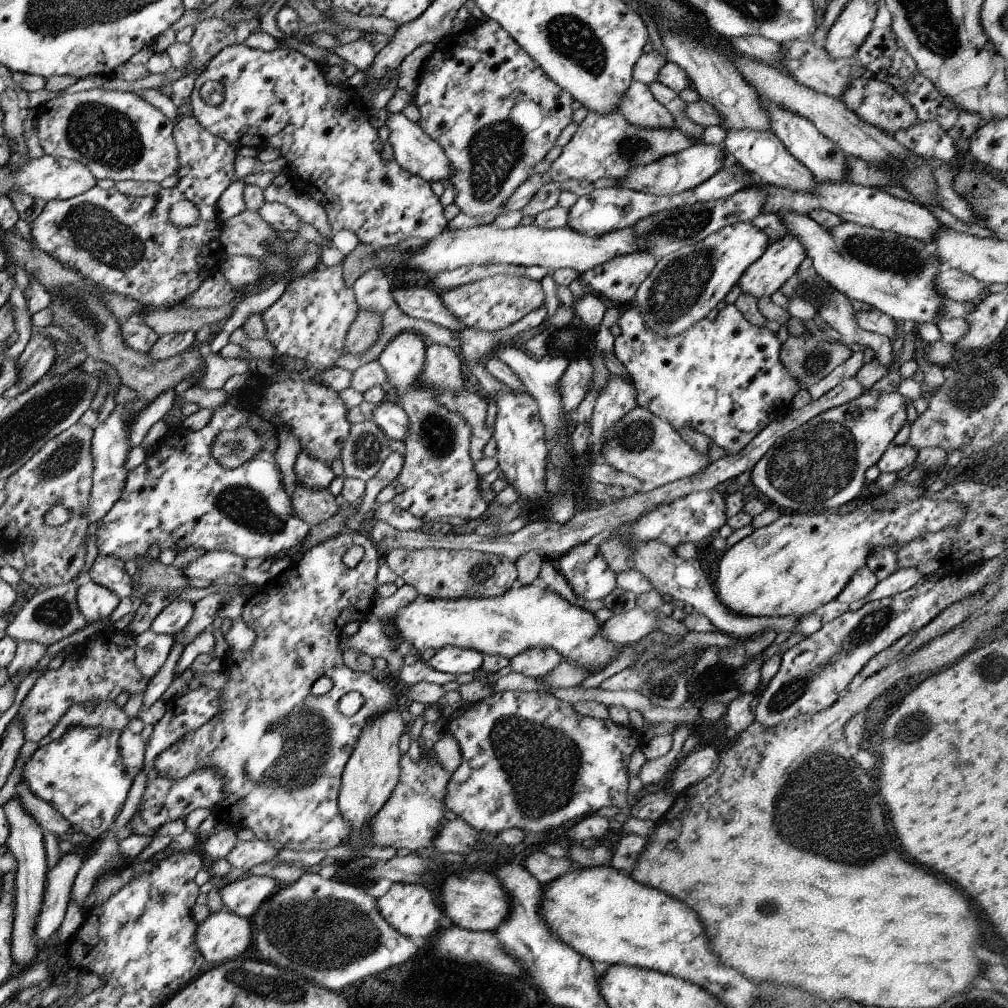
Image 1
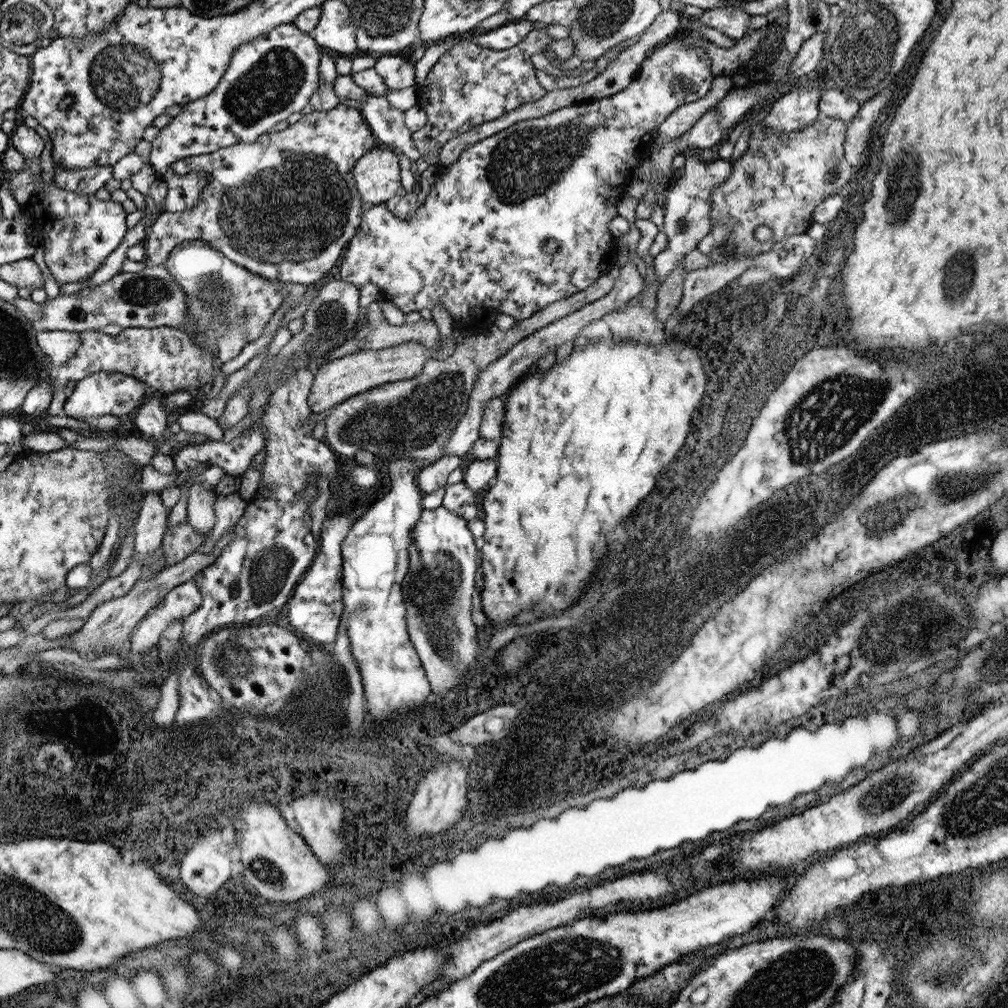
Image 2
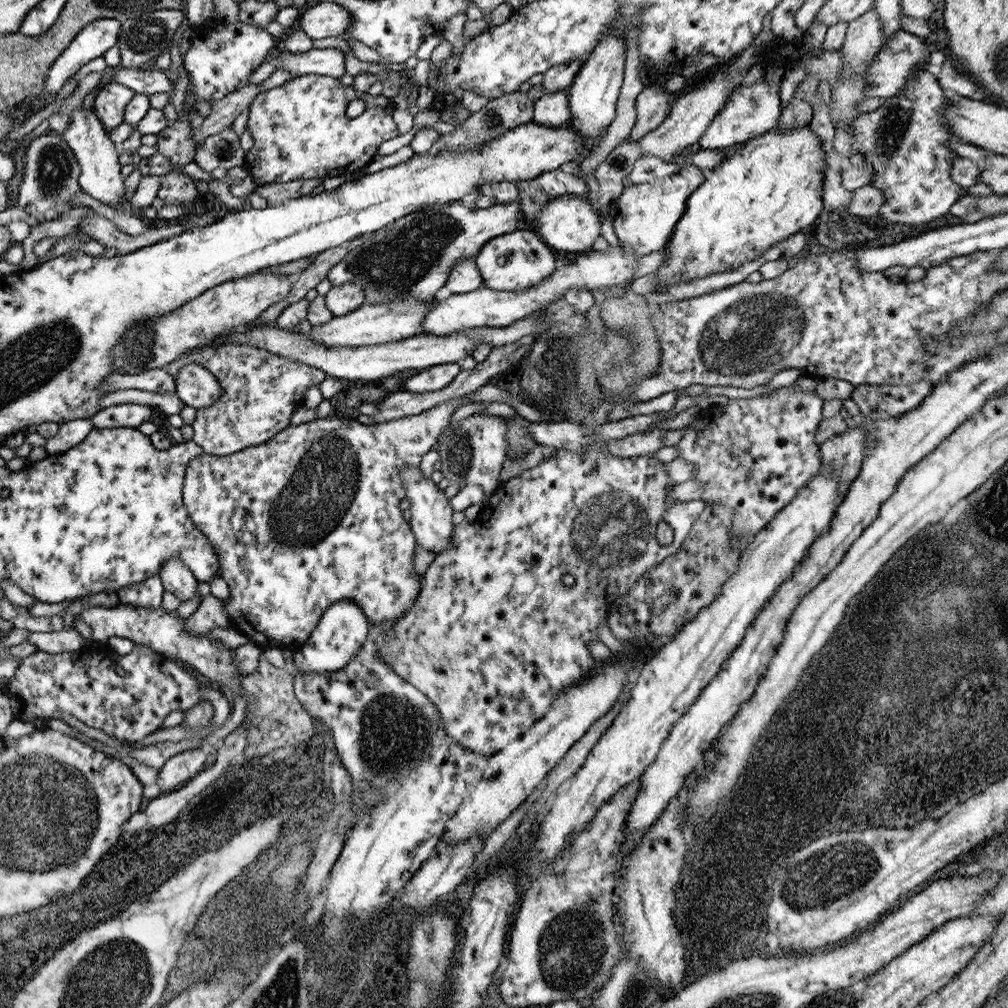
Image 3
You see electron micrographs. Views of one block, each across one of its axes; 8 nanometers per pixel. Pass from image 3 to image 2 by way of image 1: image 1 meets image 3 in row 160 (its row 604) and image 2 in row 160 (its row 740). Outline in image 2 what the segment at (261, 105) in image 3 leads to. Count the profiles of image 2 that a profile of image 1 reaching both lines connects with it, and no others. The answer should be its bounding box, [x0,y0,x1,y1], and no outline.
[141,104,371,286]

